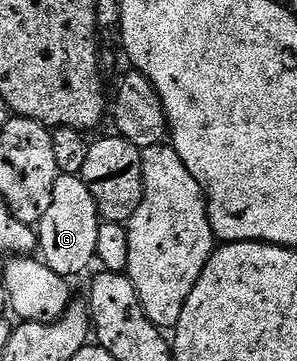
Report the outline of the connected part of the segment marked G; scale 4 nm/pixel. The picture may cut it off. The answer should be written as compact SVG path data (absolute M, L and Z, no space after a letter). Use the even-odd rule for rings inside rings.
M59 175L52 190L52 206L36 226L41 259L56 274L75 278L96 260L96 234L100 217L98 207L81 176Z

